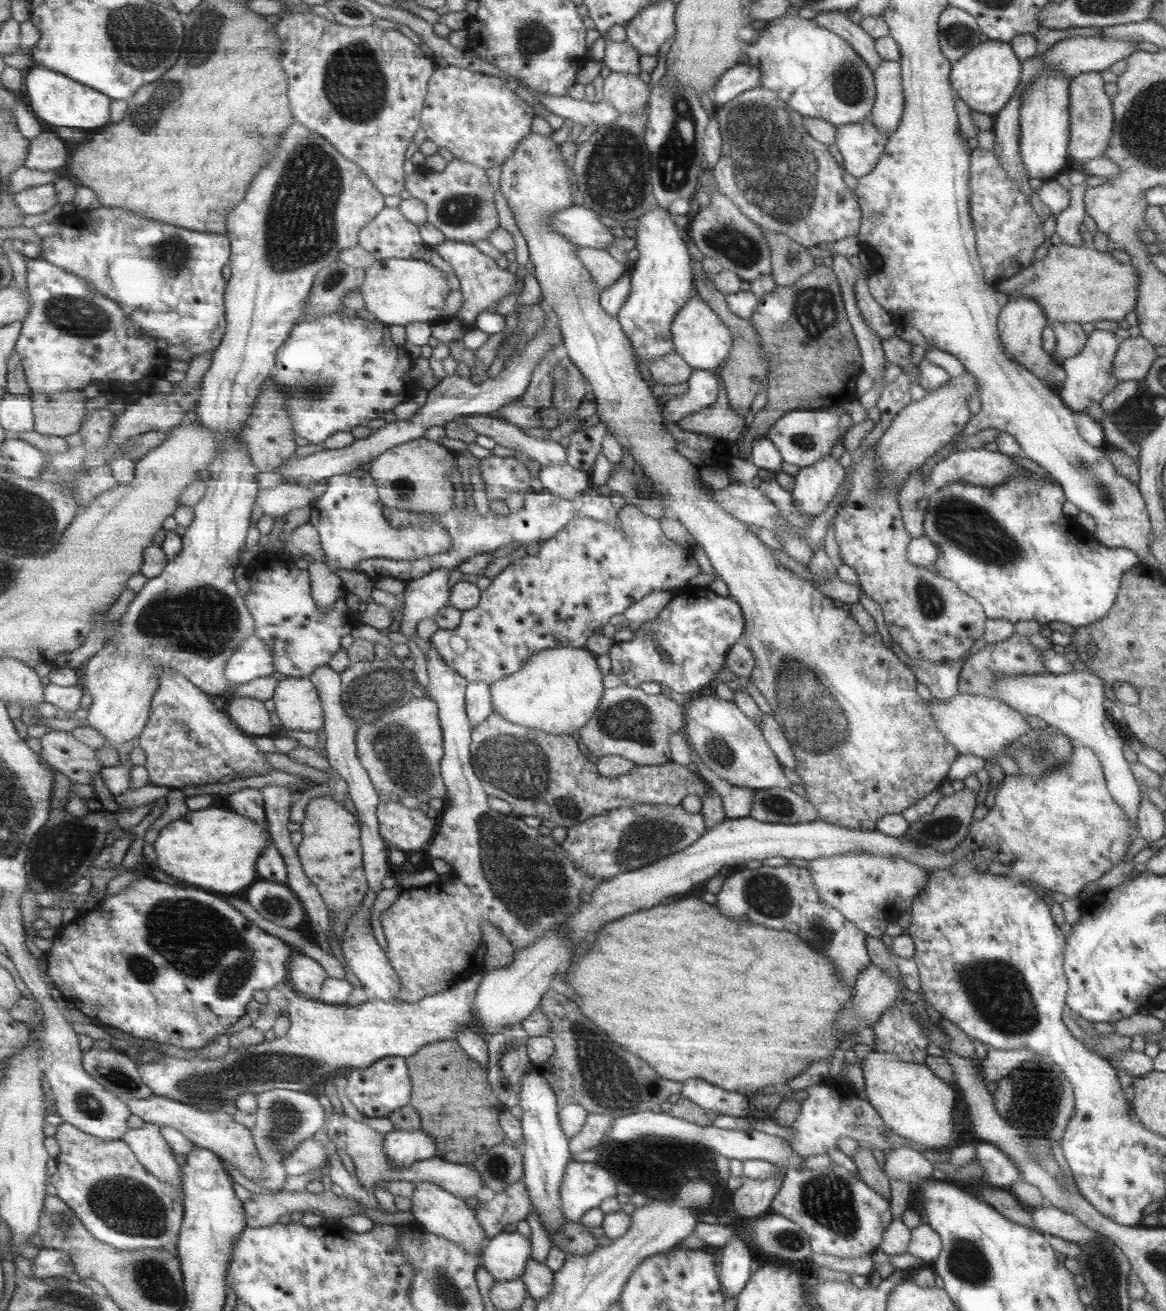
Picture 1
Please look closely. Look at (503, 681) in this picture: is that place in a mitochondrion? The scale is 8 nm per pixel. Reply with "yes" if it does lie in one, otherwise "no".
no

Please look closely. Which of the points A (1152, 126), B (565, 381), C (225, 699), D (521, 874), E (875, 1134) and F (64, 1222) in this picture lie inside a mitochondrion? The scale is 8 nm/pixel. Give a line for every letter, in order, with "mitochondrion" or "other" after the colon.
A: mitochondrion
B: mitochondrion
C: other
D: mitochondrion
E: other
F: mitochondrion

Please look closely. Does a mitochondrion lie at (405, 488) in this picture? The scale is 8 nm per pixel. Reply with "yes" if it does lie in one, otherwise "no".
yes

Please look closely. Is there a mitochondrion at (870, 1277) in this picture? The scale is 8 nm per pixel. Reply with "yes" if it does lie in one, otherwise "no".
no

